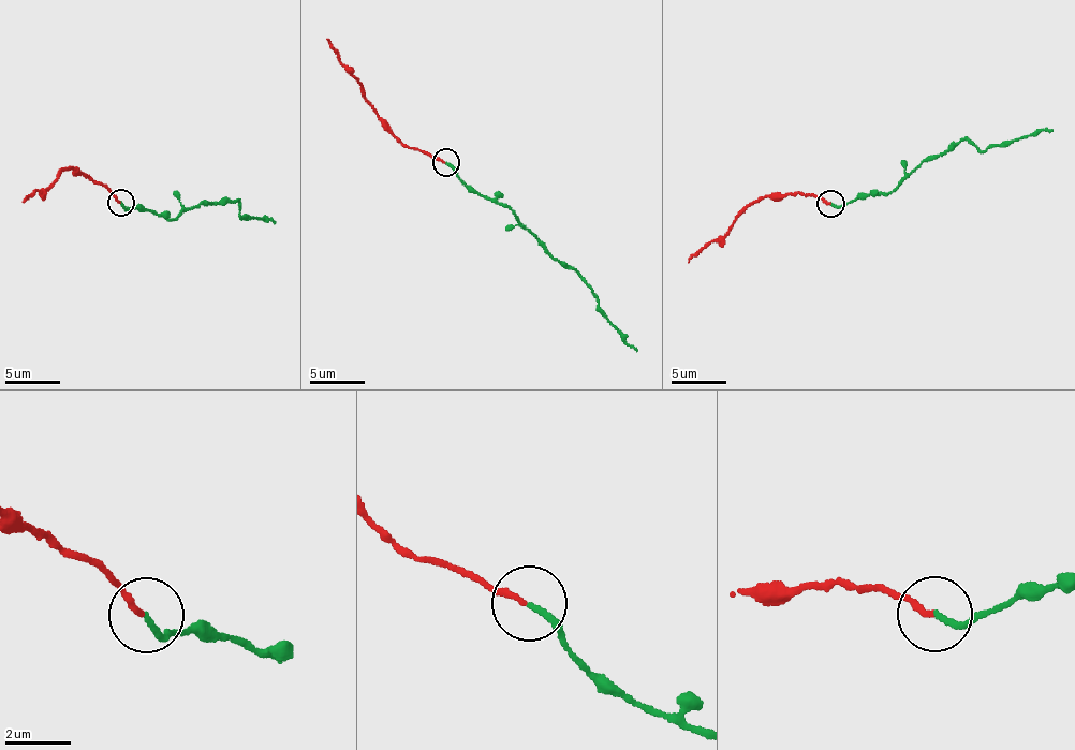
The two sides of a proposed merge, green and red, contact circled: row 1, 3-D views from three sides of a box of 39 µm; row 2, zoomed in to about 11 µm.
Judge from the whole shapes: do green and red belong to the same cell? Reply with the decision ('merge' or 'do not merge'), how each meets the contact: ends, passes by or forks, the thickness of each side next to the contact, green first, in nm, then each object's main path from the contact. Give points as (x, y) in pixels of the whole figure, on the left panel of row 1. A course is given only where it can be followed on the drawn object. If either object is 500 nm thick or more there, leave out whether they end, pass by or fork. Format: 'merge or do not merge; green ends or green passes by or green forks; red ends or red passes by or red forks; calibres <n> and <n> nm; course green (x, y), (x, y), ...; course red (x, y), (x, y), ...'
do not merge; green ends; red ends; calibres 170 and 180 nm; course green (120, 202), (128, 210), (174, 219), (202, 204), (236, 200), (241, 219), (267, 217), (275, 222); course red (120, 202), (103, 184), (69, 166), (45, 189), (21, 201)

